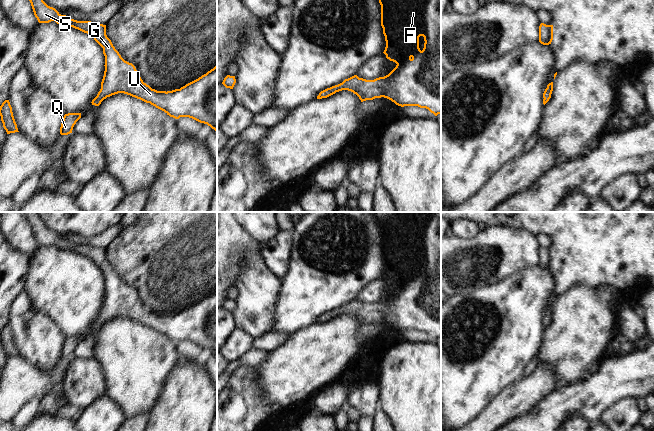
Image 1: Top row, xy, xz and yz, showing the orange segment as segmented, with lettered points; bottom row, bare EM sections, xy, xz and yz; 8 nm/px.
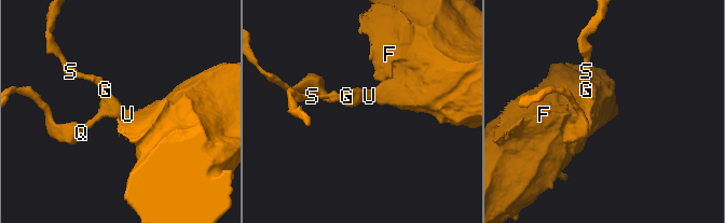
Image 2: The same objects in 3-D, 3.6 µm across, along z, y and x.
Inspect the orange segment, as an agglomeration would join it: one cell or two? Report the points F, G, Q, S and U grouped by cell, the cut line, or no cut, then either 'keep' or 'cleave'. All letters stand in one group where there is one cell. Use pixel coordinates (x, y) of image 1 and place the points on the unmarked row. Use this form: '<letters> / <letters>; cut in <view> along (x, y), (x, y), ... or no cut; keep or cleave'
F G Q S U; no cut; keep

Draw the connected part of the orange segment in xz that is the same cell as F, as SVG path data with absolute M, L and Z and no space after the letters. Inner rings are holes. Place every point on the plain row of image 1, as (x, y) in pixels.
M395 212L391 215L389 219L387 219L386 221L378 222L378 224L381 229L381 250L383 252L383 258L385 260L386 265L386 271L383 277L386 279L387 283L397 288L396 291L388 299L376 302L374 304L366 304L363 302L359 302L357 299L354 299L348 303L345 303L342 307L338 309L332 310L321 315L317 320L317 323L327 322L335 318L336 316L348 314L356 318L361 324L361 326L384 321L401 331L418 330L420 332L428 333L435 340L441 338L441 212ZM420 260L423 260L425 265L424 272L422 275L419 272Z

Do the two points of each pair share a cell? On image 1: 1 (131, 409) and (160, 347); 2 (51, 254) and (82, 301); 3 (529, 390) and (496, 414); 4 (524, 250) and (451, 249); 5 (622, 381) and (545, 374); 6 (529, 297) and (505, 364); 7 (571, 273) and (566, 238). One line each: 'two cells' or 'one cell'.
1: one cell
2: one cell
3: one cell
4: one cell
5: two cells
6: one cell
7: one cell

